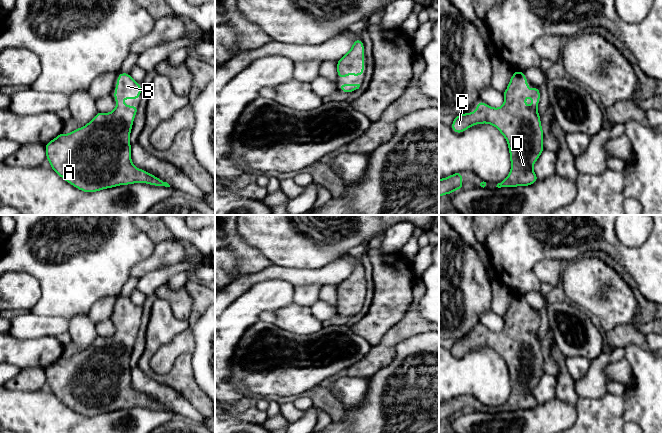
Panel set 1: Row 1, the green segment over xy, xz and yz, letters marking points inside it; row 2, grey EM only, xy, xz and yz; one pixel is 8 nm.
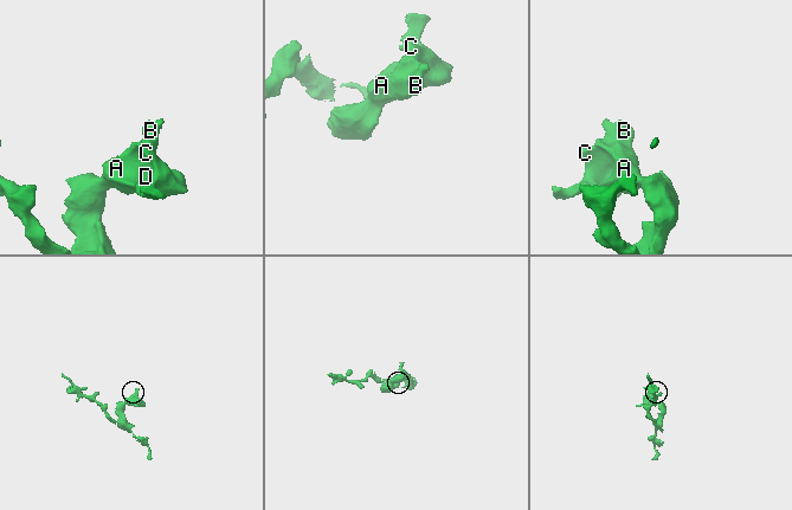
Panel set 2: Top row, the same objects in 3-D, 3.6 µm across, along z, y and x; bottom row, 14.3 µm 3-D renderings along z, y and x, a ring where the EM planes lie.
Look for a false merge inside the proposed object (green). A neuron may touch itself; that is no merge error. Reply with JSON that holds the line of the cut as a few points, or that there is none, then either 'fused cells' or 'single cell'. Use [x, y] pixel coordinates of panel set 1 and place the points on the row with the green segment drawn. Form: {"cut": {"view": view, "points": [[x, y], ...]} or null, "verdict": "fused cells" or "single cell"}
{"cut": null, "verdict": "single cell"}

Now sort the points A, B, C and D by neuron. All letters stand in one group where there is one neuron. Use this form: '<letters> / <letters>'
A B C D

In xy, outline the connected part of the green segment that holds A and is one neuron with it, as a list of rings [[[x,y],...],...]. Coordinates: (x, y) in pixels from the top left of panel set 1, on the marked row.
[[[120,73],[114,91],[116,107],[112,112],[97,112],[94,119],[69,134],[60,133],[45,145],[46,159],[50,167],[66,182],[83,192],[97,192],[107,188],[134,183],[170,187],[167,182],[145,170],[135,167],[131,159],[129,141],[138,106],[122,103],[123,99],[138,99],[142,87],[129,73]]]

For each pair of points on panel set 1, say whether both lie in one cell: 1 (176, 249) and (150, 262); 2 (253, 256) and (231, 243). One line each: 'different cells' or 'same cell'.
1: same cell
2: same cell

